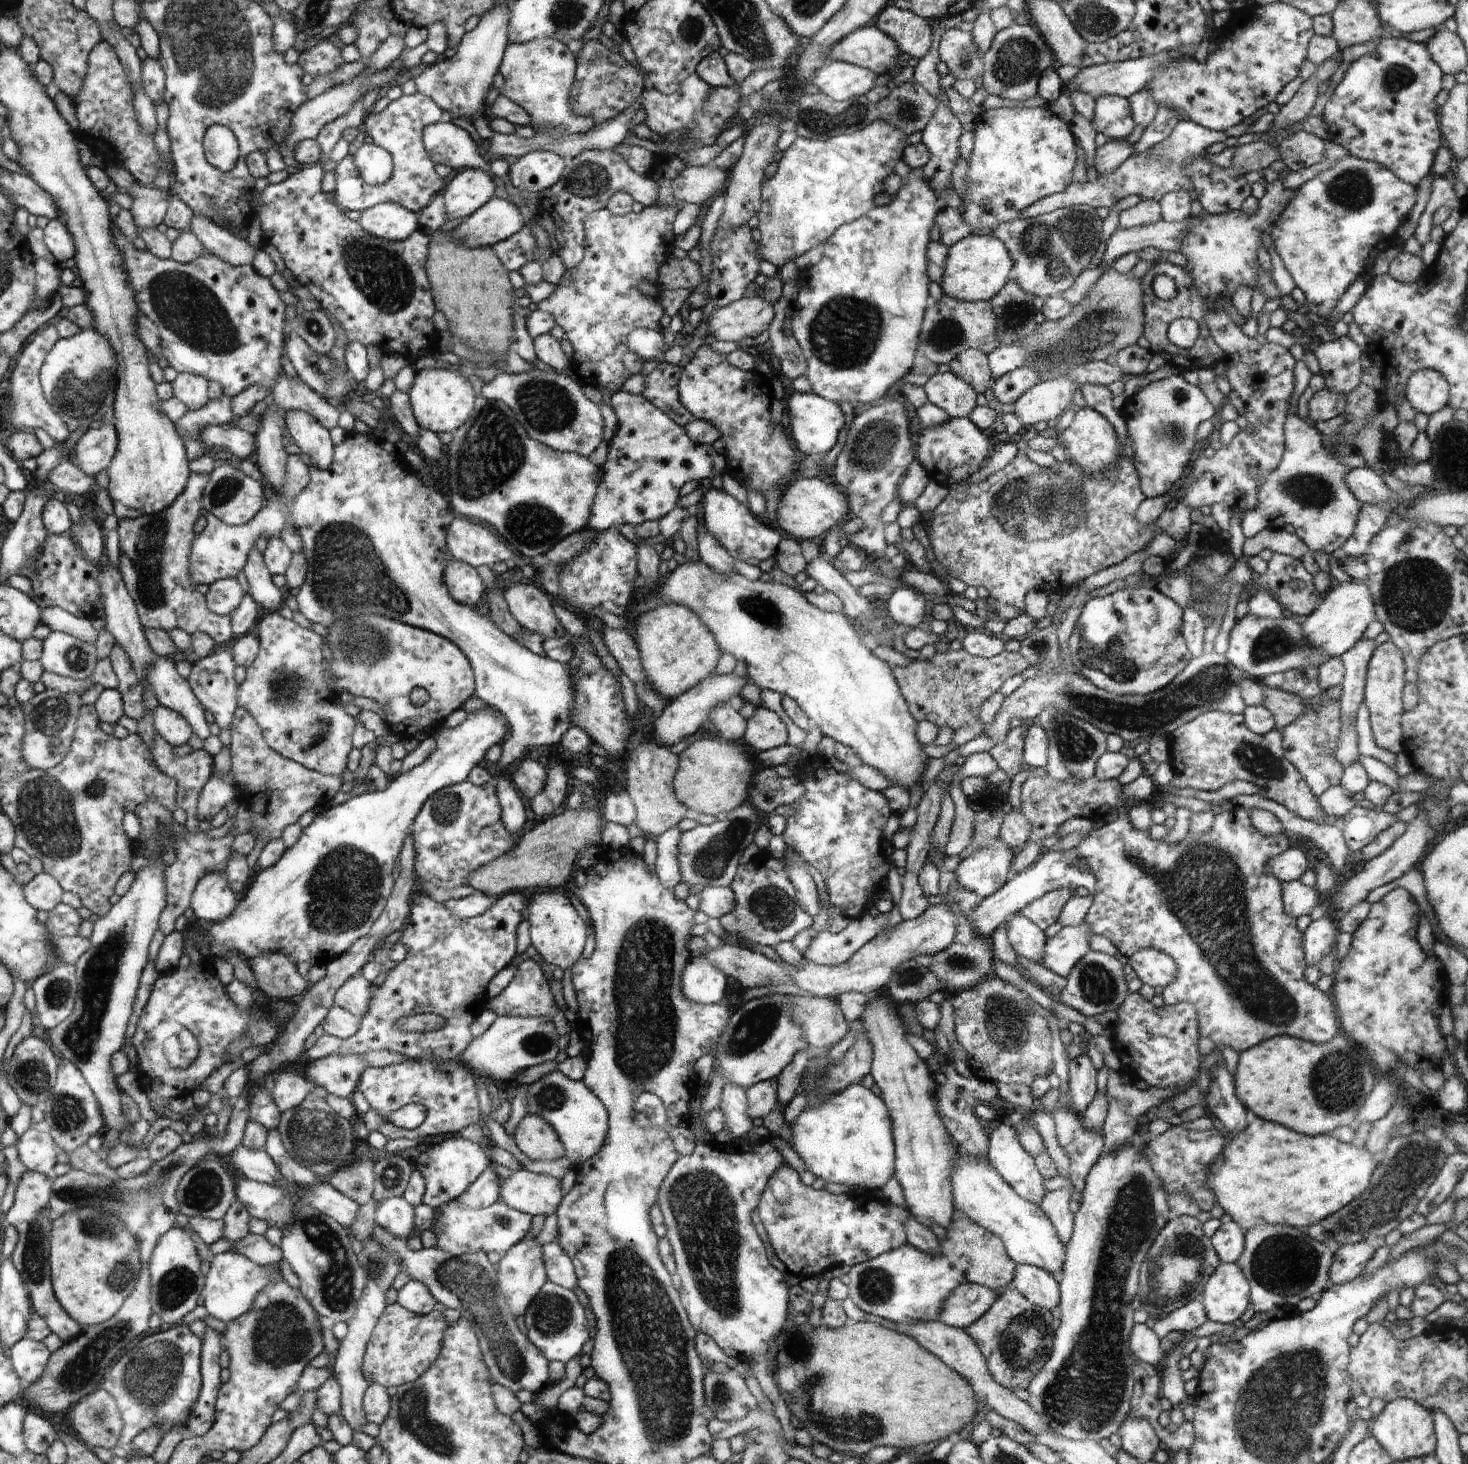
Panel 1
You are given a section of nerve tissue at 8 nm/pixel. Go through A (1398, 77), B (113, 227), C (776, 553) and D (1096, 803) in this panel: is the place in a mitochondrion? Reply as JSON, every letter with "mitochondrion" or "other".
{"A":"mitochondrion","B":"other","C":"other","D":"other"}

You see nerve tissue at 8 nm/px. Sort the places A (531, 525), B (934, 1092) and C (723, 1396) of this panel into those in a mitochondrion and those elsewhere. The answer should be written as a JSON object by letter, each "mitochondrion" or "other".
{"A":"mitochondrion","B":"other","C":"mitochondrion"}

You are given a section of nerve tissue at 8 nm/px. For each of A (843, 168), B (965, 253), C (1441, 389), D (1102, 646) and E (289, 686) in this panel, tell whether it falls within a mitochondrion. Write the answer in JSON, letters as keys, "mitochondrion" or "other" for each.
{"A":"other","B":"other","C":"other","D":"mitochondrion","E":"mitochondrion"}

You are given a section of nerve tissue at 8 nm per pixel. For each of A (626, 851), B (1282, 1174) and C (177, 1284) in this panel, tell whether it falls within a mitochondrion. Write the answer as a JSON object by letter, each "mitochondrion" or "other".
{"A":"other","B":"other","C":"mitochondrion"}

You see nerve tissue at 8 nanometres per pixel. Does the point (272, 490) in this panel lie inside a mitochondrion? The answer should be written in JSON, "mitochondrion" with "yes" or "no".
{"mitochondrion":"no"}

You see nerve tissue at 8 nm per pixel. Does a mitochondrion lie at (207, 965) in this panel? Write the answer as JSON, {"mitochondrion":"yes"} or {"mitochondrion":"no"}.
{"mitochondrion":"no"}

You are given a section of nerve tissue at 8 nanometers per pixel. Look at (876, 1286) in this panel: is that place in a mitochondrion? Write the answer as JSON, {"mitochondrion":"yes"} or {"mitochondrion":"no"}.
{"mitochondrion":"yes"}

